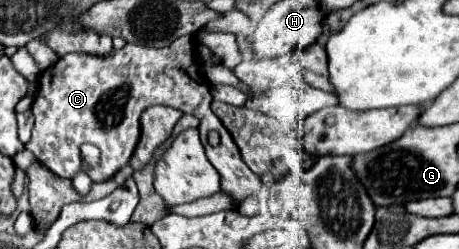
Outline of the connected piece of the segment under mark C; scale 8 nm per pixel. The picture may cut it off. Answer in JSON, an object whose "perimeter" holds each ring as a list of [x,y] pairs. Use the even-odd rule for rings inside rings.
{"perimeter":[[[178,37],[172,45],[162,49],[128,43],[124,49],[114,53],[114,59],[66,55],[48,71],[44,71],[40,77],[40,97],[34,97],[32,103],[34,129],[24,147],[58,177],[72,179],[76,173],[80,173],[78,147],[82,143],[92,143],[100,149],[100,163],[92,169],[86,169],[86,173],[92,183],[110,179],[122,165],[128,163],[134,151],[140,135],[140,113],[150,105],[170,105],[200,119],[200,139],[206,149],[206,157],[222,177],[220,191],[232,197],[234,209],[246,197],[252,197],[260,191],[260,177],[242,161],[234,139],[230,139],[226,127],[222,127],[222,121],[210,109],[210,85],[202,75],[194,37]],[[212,129],[220,133],[222,141],[218,147],[210,147],[208,143],[208,131]]]}

